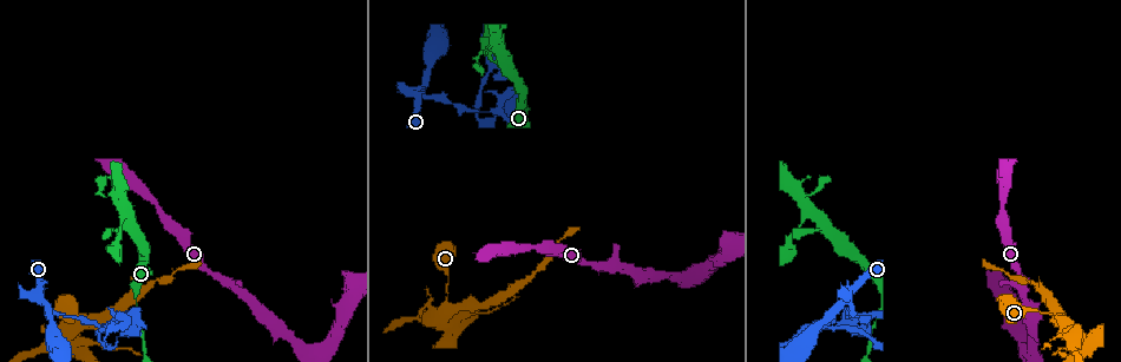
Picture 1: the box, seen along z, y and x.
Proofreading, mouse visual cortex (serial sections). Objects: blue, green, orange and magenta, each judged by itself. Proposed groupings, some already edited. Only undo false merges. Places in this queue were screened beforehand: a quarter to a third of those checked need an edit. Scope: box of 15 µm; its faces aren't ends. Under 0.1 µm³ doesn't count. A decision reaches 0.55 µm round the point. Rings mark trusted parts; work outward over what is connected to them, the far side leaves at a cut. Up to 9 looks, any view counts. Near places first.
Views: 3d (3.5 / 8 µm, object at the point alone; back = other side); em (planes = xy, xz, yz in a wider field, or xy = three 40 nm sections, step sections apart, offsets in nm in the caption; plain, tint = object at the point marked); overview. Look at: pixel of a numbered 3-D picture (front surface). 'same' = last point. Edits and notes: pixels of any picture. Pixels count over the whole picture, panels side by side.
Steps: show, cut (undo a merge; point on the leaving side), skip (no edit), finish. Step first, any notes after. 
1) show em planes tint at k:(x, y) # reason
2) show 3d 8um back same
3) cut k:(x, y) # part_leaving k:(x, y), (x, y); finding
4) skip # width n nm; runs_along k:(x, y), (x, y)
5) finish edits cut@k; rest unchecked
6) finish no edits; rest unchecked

show 3d 8um at 1:(809, 212) # arms run side by side

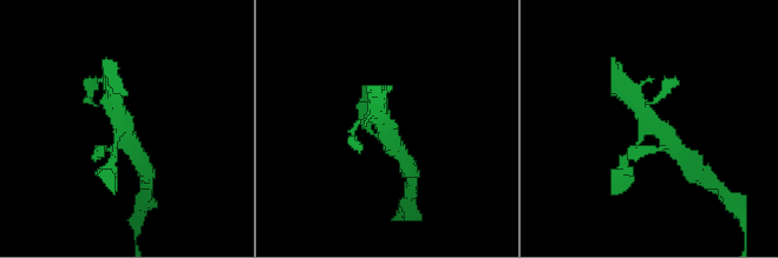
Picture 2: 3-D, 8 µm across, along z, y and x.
show em planes tint at 2:(385, 128) # arms 4; arm_widths 200, 400, 500, 600 nm; need the tissue

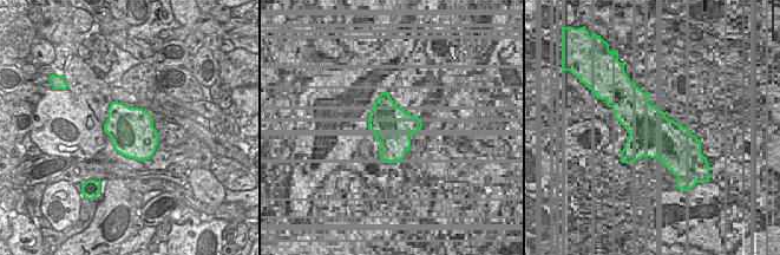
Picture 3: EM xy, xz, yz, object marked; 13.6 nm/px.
skip # runs_along 2:(674, 145), (653, 125), (634, 97); one cell here

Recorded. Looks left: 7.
show 3d 8um at 1:(880, 295) # narrows sharply

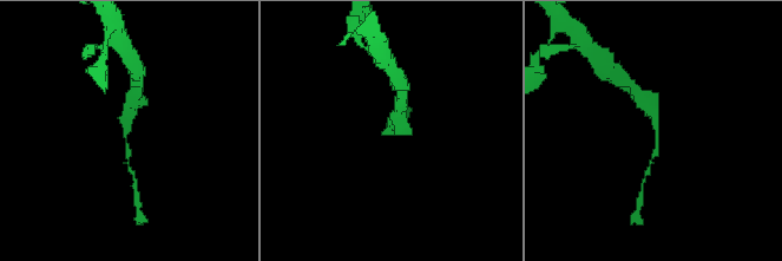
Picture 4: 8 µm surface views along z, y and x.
show em xy step 5 tint at 4:(126, 136) # arm_widths 100, 400 nm

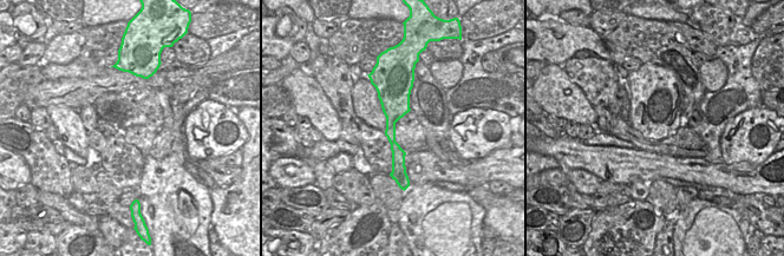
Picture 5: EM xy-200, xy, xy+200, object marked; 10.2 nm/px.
skip # runs_along 5:(386, 77), (400, 178); all the same cell

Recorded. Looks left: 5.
show 3d 3.5um at 1:(43, 302) # three arms meet

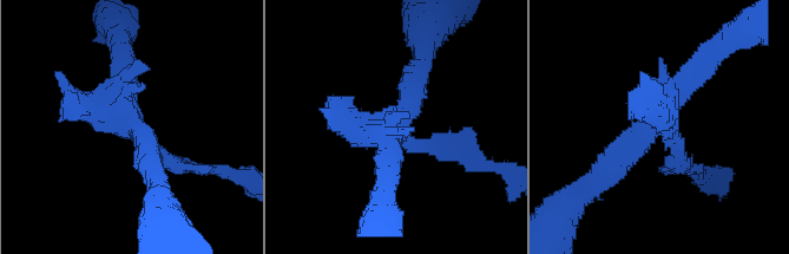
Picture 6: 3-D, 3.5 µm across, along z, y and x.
show em xy step 5 tint at 6:(664, 127) # now the EM

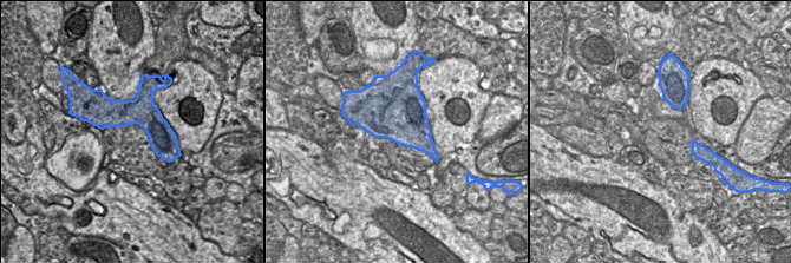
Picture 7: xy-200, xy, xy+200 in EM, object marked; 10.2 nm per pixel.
show em planes tint same

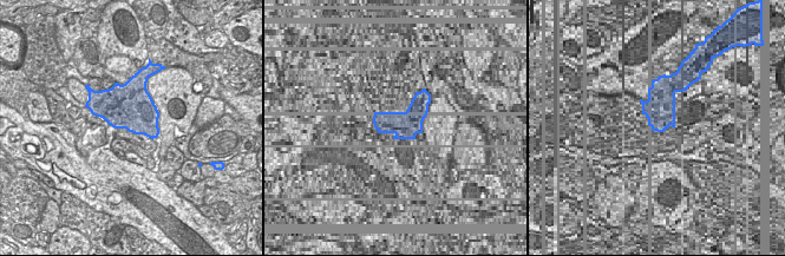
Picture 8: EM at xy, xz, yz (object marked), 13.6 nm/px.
cut 6:(168, 162) # a second cell is stuck on

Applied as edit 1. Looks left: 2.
finish edits cut@6; rest unchecked

